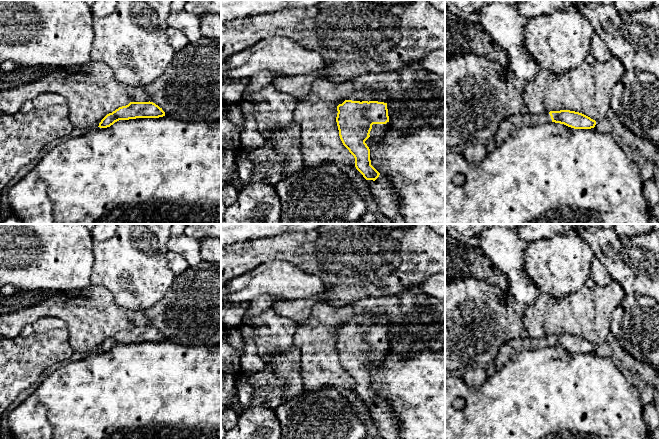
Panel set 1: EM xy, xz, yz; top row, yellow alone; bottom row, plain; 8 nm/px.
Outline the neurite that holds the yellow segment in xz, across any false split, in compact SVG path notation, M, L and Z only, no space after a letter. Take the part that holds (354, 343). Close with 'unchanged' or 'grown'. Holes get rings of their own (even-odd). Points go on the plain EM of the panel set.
M370 311L363 312L350 318L342 328L337 330L336 346L340 363L343 369L354 380L356 393L367 404L378 428L379 436L384 439L401 439L398 420L391 413L389 403L385 399L380 398L371 389L370 373L365 367L369 361L382 361L389 352L387 326L390 323L390 318L377 317Z; grown

